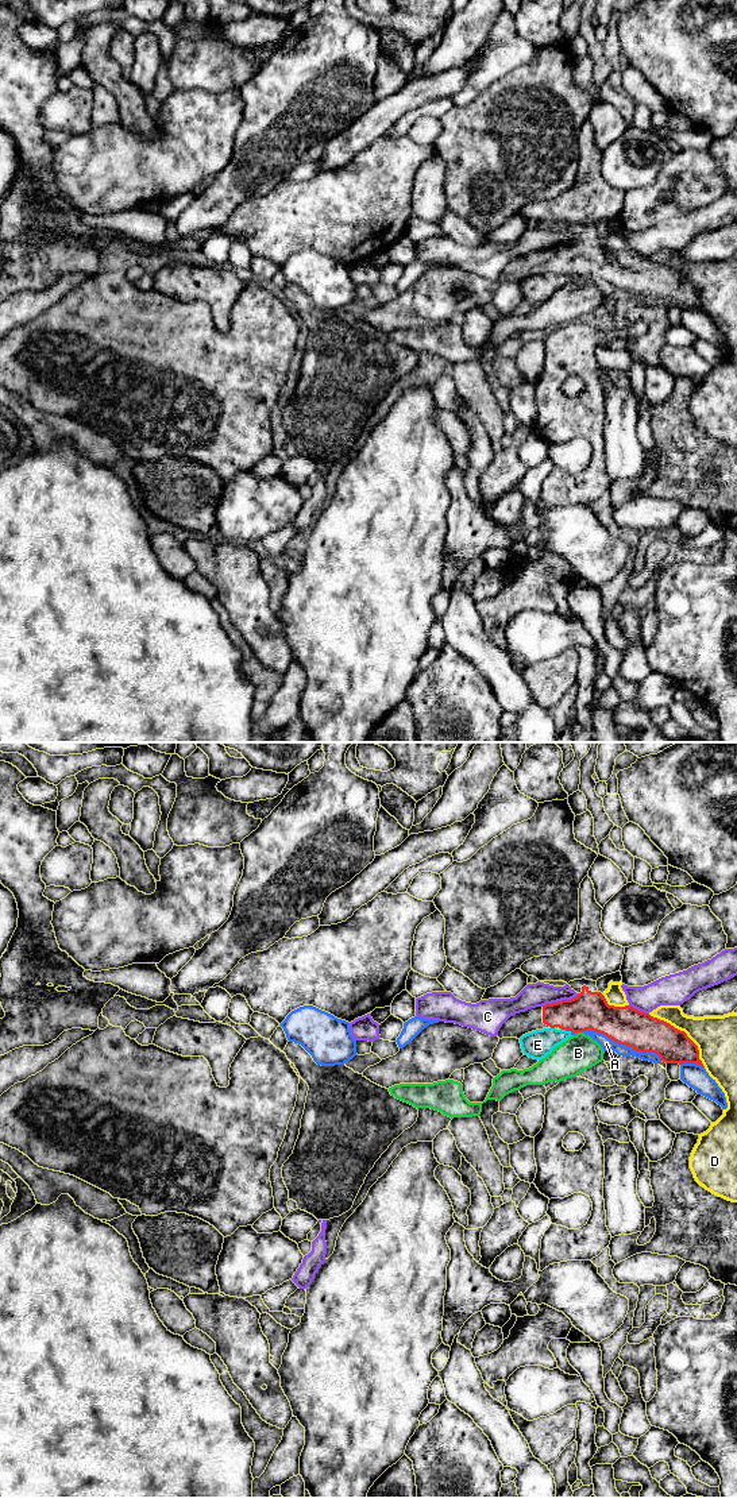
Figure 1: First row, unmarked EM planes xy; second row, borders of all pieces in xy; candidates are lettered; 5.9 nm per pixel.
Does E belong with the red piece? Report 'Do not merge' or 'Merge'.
Do not merge

